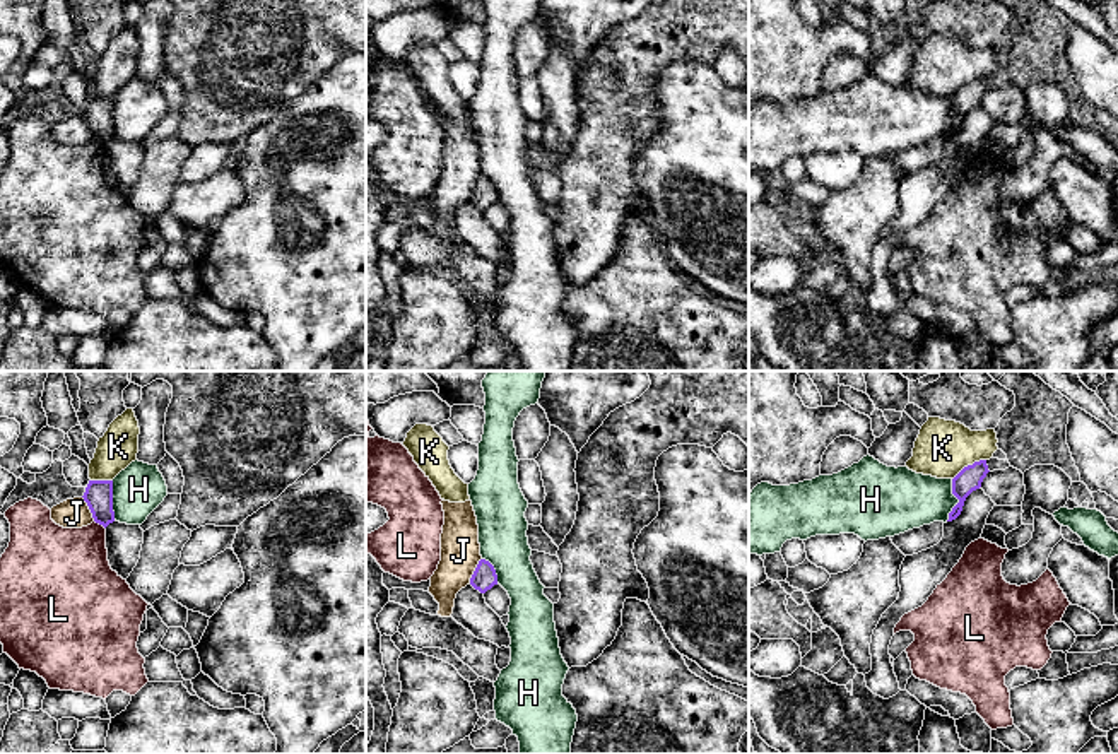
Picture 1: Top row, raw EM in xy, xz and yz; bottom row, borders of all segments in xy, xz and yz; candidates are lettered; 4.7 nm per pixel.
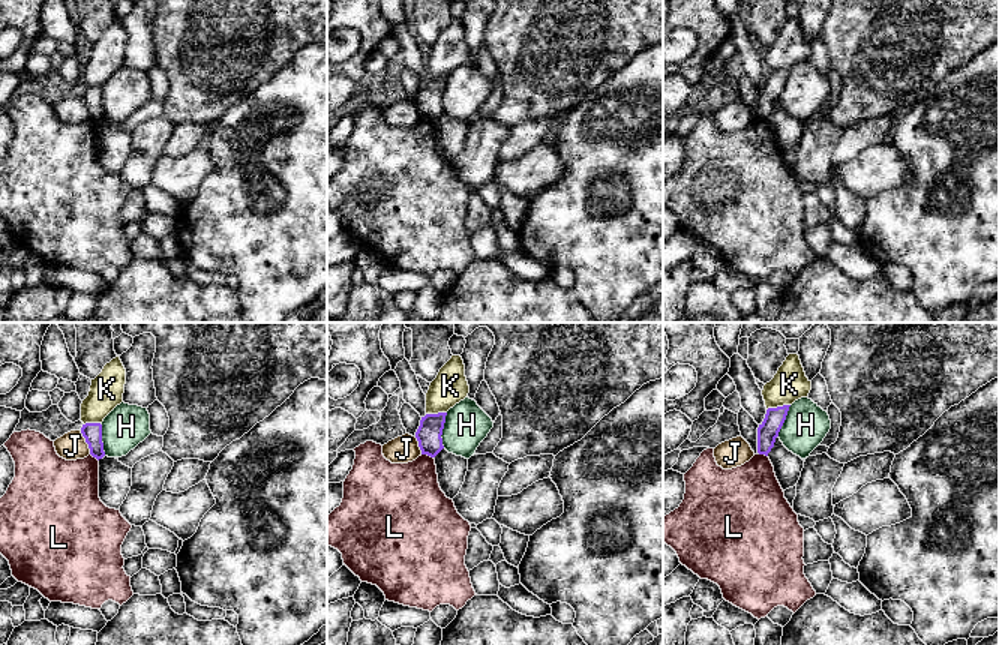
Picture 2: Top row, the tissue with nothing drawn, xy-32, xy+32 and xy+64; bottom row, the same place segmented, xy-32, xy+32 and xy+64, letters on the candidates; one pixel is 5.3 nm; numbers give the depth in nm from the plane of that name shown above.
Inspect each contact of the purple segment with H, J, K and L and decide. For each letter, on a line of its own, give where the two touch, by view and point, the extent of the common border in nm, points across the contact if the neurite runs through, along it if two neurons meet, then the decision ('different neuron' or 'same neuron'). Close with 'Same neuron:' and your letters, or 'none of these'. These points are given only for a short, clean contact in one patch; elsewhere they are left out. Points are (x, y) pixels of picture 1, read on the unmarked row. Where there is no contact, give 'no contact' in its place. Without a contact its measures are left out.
H: yz (958, 115) | 200 nm | different neuron
J: xz (474, 188) | 140 nm | along xz (481, 175), (469, 200) | different neuron
K: yz (968, 82) | 190 nm | different neuron
L: xy (100, 141) | 70 nm | along xy (94, 137), (105, 146) | different neuron
Same neuron: none of these

